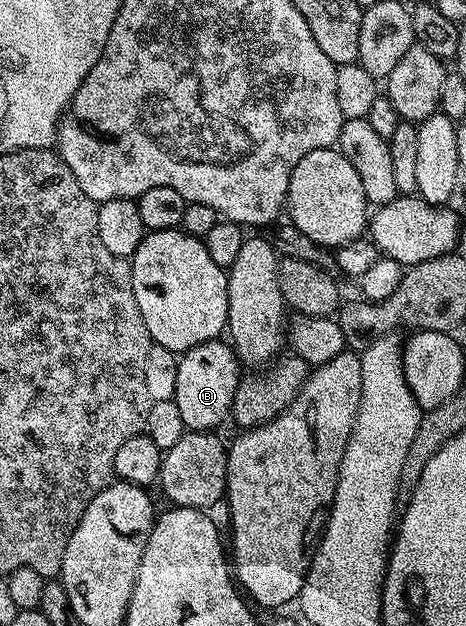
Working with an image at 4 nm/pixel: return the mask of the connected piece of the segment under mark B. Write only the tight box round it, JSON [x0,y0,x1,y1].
[174,340,242,432]

